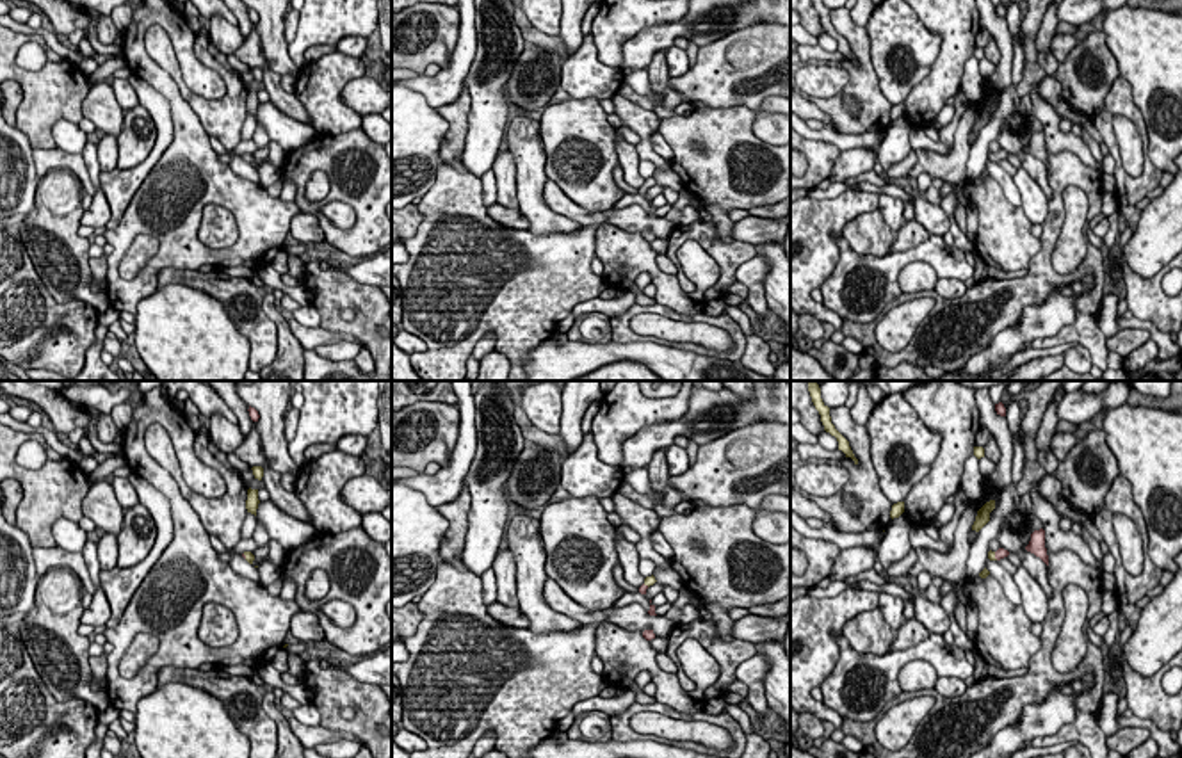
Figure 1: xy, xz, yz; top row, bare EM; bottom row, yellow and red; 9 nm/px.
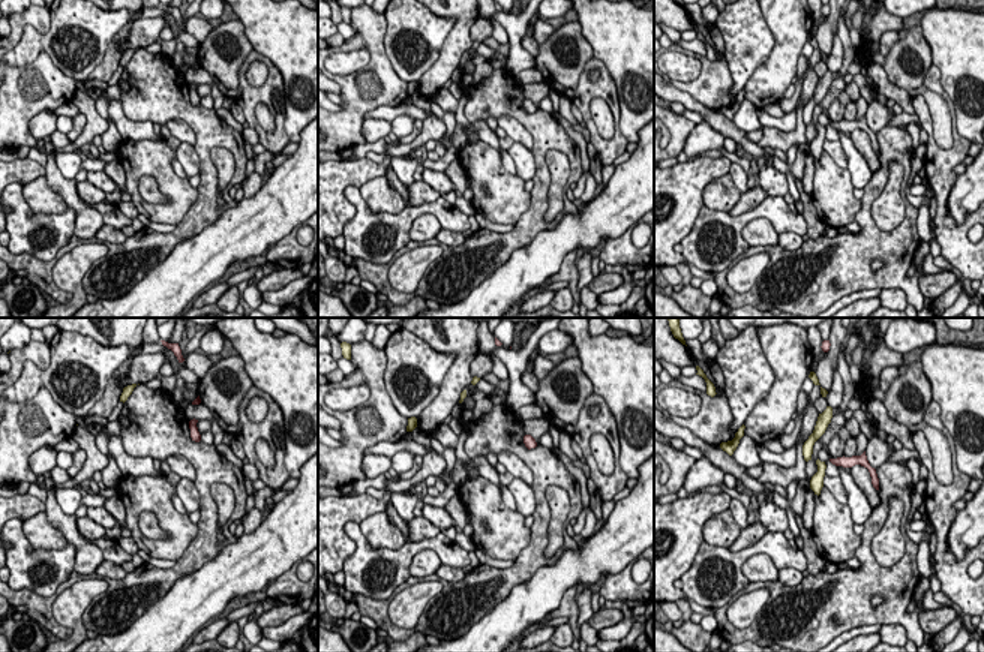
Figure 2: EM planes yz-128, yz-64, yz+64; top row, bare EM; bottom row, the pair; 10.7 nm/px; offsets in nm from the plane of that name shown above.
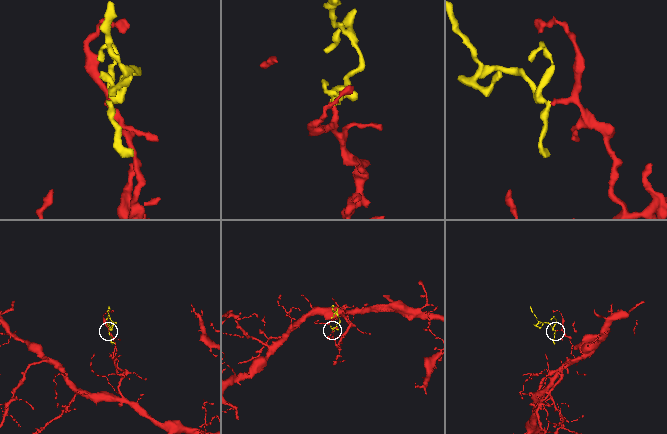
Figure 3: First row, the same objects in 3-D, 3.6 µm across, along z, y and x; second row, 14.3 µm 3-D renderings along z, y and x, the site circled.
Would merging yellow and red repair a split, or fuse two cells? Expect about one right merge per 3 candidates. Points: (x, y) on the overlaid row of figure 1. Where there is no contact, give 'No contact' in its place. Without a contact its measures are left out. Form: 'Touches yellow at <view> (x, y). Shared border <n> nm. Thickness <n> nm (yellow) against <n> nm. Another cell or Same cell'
Touches yellow at yz (994, 556). Shared border 90 nm. Thickness 60 nm (yellow) against 90 nm. Same cell

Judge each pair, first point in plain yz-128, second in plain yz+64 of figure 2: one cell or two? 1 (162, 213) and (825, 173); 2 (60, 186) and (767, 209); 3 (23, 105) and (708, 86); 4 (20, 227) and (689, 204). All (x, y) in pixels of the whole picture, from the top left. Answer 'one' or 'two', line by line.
1: one
2: two
3: one
4: two

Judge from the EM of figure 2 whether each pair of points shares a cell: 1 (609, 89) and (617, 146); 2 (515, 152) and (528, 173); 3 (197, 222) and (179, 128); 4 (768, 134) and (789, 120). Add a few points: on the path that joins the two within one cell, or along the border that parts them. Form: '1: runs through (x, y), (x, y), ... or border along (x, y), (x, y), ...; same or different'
1: runs through (614, 102), (617, 132); same
2: runs through (519, 156), (525, 162), (525, 168); same
3: border along (165, 123), (183, 120), (194, 134), (194, 146); different
4: border along (797, 107), (794, 129), (762, 126); different

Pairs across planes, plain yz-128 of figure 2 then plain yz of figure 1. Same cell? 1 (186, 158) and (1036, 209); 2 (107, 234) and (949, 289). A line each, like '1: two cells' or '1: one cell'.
1: one cell
2: one cell

